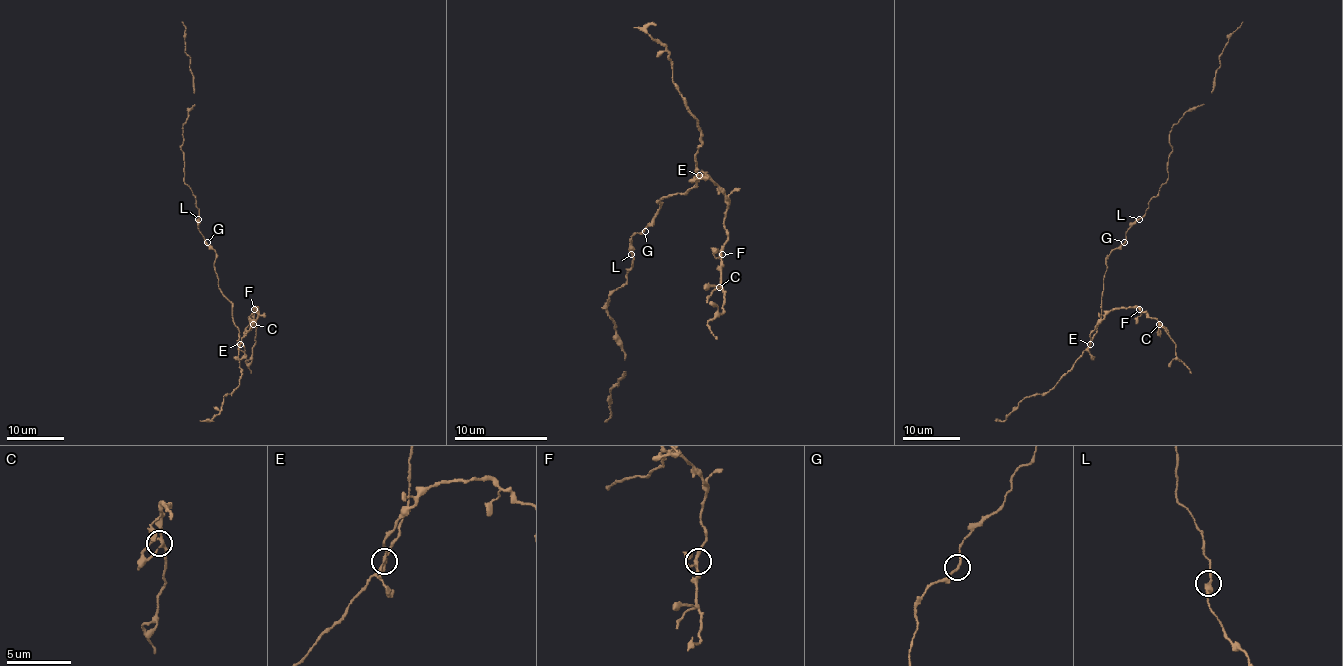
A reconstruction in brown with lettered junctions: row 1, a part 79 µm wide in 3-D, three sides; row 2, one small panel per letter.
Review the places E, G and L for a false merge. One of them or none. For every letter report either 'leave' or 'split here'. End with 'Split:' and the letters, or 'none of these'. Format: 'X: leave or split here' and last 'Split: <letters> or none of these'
E: split here
G: leave
L: leave
Split: E

